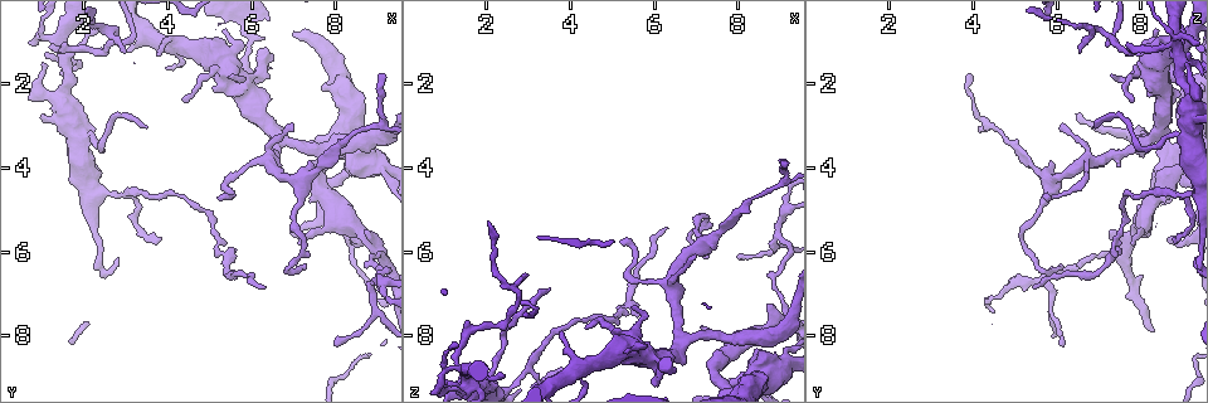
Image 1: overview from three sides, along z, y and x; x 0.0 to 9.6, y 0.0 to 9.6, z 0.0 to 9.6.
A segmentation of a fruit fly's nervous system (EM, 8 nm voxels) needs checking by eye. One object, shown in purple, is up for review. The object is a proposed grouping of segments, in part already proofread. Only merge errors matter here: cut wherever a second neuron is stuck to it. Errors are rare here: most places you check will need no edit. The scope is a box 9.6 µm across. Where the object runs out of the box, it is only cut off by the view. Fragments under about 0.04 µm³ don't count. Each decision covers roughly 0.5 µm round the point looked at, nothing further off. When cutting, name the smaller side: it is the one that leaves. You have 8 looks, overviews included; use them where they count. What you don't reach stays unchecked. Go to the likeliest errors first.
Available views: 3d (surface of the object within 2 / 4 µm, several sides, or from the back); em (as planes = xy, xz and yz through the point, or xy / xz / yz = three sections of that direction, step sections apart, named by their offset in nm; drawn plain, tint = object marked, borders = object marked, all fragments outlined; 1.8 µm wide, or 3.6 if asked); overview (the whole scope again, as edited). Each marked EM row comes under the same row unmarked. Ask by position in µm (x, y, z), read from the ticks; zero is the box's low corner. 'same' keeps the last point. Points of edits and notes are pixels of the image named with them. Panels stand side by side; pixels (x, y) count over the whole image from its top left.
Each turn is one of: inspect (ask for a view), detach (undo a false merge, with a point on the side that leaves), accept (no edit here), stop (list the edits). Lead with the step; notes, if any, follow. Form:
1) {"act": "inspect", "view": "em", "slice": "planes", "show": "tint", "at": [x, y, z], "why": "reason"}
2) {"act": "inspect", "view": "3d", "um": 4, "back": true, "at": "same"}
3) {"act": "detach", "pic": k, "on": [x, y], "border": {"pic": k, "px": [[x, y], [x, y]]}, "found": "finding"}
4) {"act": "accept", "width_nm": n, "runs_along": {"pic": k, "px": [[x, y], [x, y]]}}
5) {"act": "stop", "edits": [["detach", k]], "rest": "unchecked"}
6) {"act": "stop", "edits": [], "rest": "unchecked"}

{"act": "inspect", "view": "em", "um": 3.6, "slice": "yz", "step": 4, "show": "tint", "at": [1.50, 1.10, 8.90], "why": "looks like a crossing"}

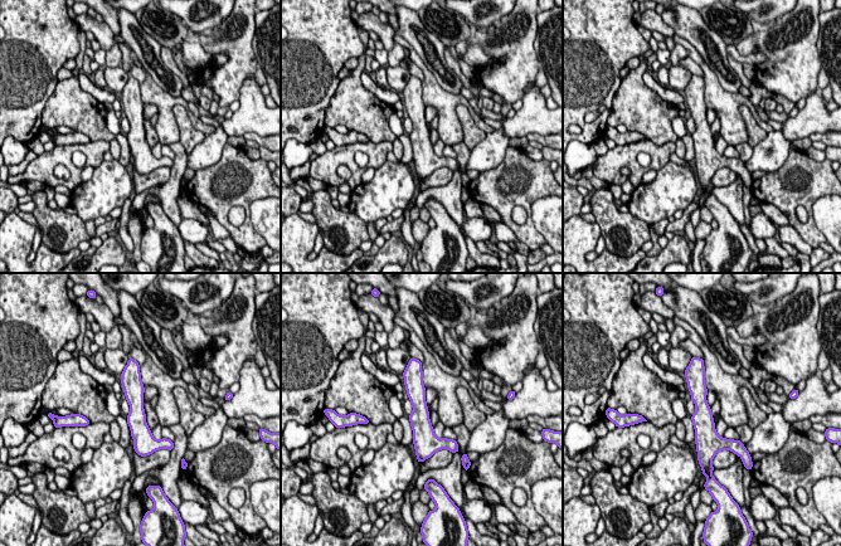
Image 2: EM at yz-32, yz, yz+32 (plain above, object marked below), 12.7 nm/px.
{"act": "inspect", "view": "em", "um": 3.6, "slice": "planes", "show": "borders", "at": "same"}

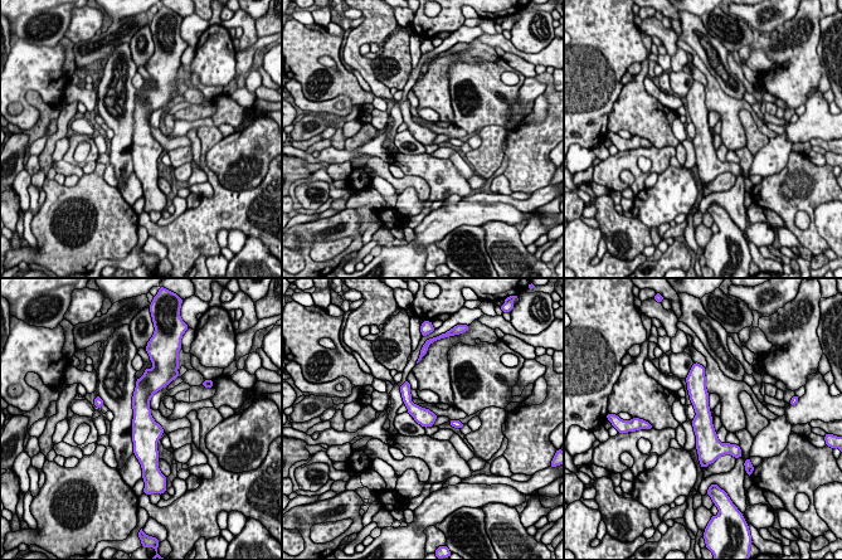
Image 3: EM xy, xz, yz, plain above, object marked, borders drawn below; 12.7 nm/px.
{"act": "accept", "found": "continuous, no second neuron"}

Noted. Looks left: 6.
{"act": "inspect", "view": "3d", "um": 2, "at": [3.05, 1.05, 7.25], "why": "sharp bend"}

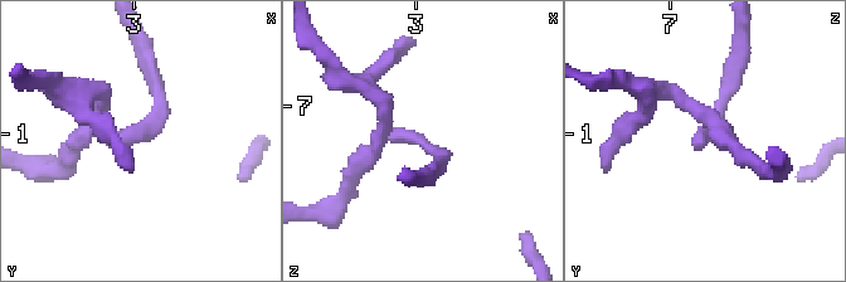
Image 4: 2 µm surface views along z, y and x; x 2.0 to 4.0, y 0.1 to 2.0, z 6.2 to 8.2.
{"act": "inspect", "view": "em", "slice": "planes", "show": "tint", "at": [3.00, 1.04, 7.24], "why": "now the EM"}

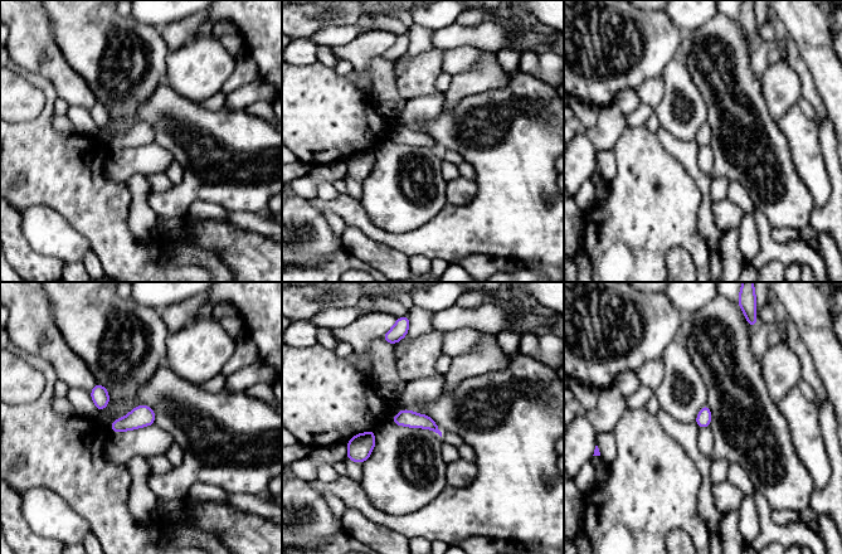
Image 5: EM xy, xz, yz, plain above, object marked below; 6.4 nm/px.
{"act": "accept", "width_nm": 90, "found": "continuous, no second neuron"}

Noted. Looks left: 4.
{"act": "inspect", "view": "em", "um": 3.6, "slice": "xy", "step": 16, "show": "tint", "at": [7.90, 4.25, 9.10], "why": "calibre changes"}

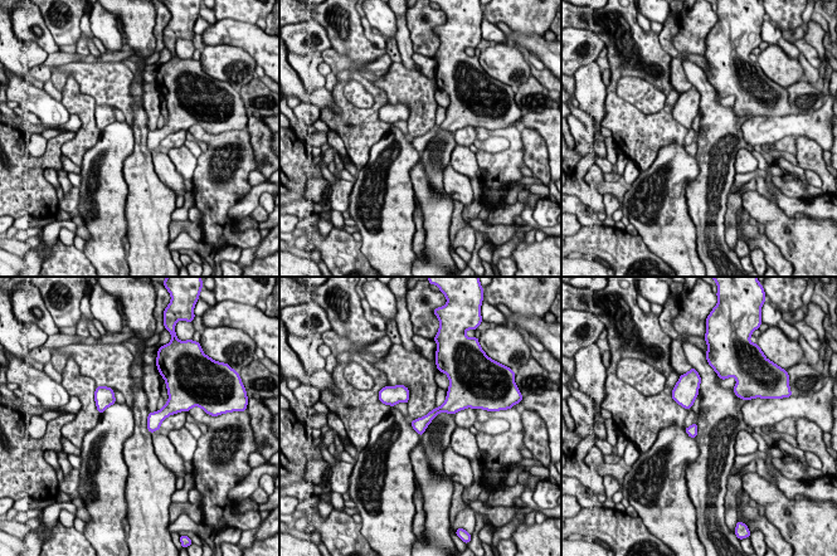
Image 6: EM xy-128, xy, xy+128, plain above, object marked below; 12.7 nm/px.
{"act": "inspect", "view": "em", "um": 3.6, "slice": "planes", "show": "tint", "at": "same"}

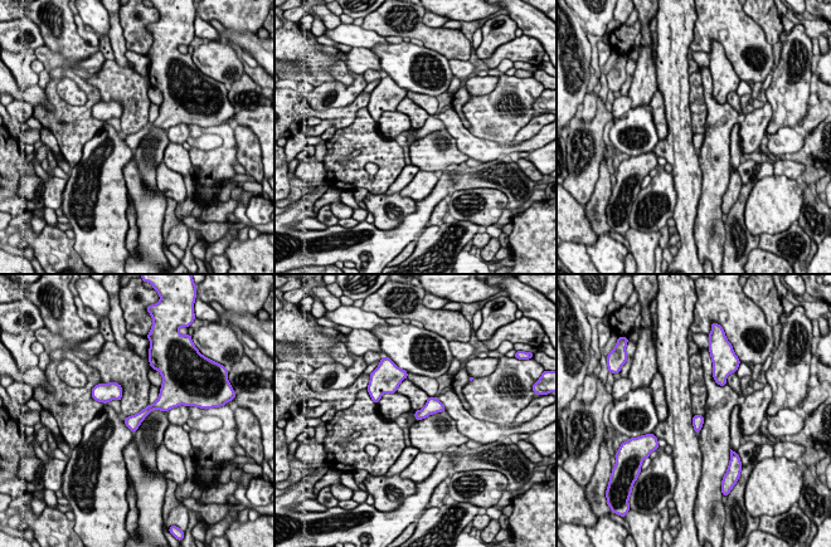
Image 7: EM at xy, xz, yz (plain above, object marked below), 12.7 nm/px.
{"act": "accept", "width_nm": 140, "runs_along": {"pic": 7, "px": [[168, 404], [127, 420]]}, "found": "all the same neuron"}

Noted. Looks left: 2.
{"act": "stop", "edits": [], "rest": "unchecked"}

